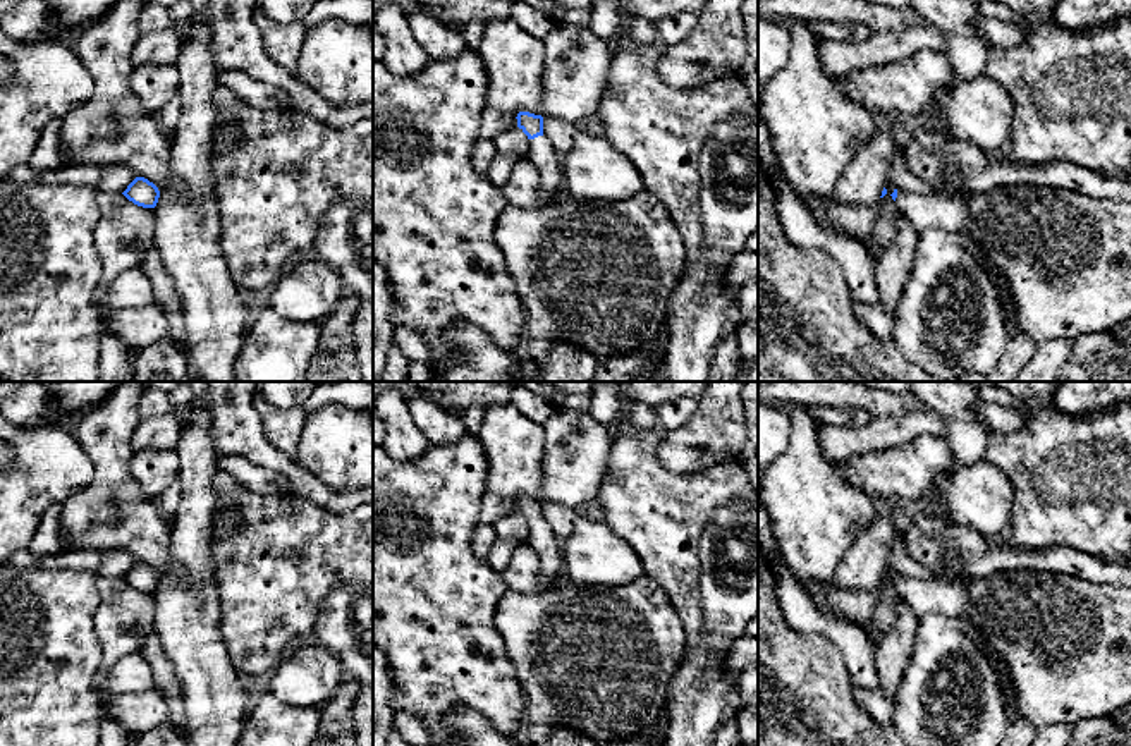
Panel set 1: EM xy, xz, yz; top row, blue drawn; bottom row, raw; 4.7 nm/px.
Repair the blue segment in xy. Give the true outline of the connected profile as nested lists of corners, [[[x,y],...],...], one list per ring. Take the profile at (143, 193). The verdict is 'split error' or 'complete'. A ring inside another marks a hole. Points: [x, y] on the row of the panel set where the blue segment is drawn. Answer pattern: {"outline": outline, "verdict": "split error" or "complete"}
{"outline": [[[136,177],[122,194],[143,208],[155,208],[160,198],[158,187],[144,177]]], "verdict": "complete"}

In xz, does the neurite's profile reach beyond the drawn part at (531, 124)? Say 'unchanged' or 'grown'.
grown

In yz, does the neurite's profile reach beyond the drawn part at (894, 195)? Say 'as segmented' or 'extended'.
extended

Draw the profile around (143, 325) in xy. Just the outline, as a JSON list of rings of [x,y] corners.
[[[158,304],[112,311],[108,321],[122,340],[138,347],[155,344],[168,333],[167,313]]]

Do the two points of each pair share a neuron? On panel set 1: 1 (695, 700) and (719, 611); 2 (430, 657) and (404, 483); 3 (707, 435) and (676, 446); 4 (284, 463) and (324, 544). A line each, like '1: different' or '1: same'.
1: same
2: same
3: same
4: different

